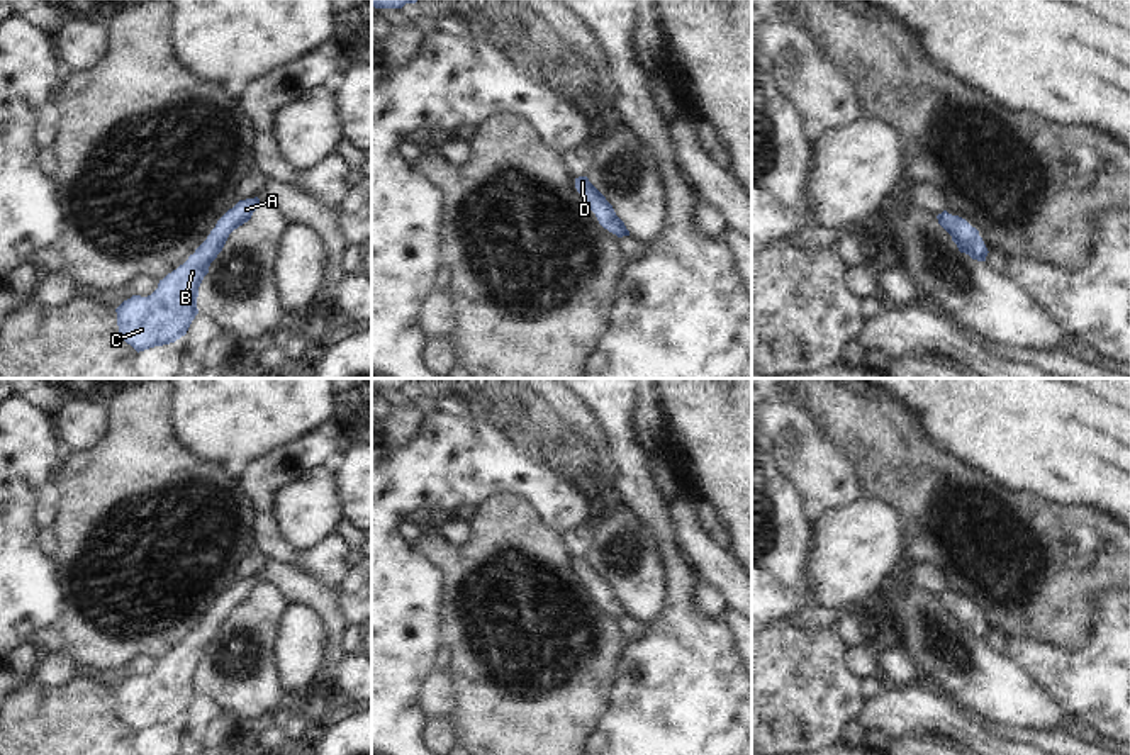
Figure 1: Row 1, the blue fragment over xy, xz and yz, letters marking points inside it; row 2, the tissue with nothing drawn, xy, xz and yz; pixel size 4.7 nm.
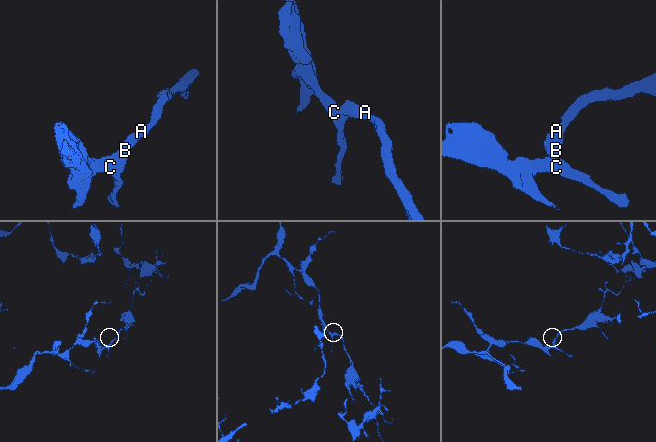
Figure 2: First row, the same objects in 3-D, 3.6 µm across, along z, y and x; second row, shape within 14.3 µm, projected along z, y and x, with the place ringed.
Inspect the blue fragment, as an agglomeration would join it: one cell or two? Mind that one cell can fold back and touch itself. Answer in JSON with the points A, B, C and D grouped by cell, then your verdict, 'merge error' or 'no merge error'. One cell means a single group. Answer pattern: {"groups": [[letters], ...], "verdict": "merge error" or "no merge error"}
{"groups": [["A", "B", "C", "D"]], "verdict": "no merge error"}

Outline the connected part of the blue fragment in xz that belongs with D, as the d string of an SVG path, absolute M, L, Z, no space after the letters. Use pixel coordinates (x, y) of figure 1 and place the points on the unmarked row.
M587 556L575 558L575 568L596 594L599 604L618 618L629 616L624 602L616 596L606 577L589 562Z

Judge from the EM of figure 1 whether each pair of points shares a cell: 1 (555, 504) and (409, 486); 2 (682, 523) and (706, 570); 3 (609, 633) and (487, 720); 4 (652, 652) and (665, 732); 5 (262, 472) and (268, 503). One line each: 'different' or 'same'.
1: same
2: same
3: same
4: same
5: same

